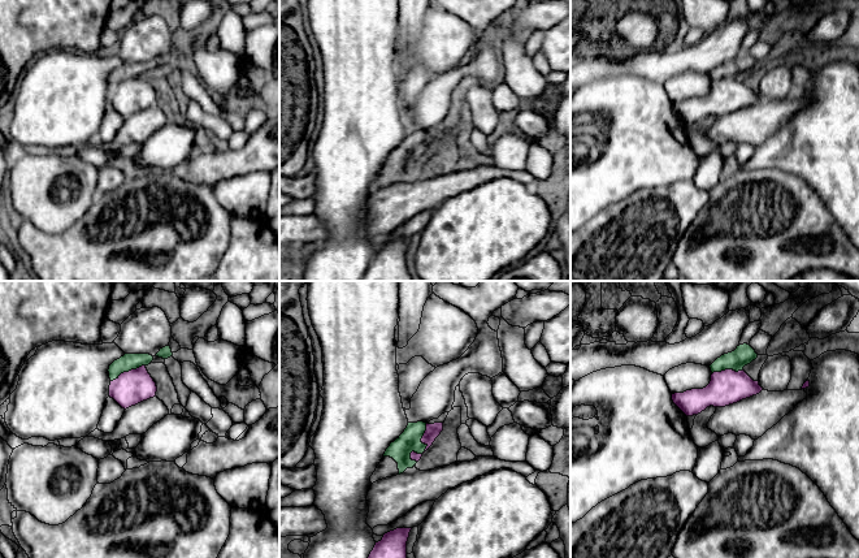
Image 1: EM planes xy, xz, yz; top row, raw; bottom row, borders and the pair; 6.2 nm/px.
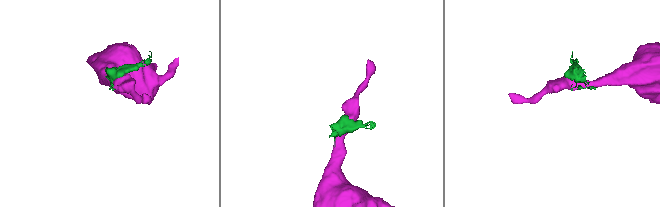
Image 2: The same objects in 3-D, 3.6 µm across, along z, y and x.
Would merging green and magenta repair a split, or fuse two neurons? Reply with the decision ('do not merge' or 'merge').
do not merge

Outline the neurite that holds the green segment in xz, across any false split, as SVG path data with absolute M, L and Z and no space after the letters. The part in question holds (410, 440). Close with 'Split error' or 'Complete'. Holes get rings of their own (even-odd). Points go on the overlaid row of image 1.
M408 423L404 432L390 444L386 449L383 458L370 476L370 483L396 476L403 473L407 468L413 468L416 460L411 459L411 453L422 454L428 445L421 442L426 431L426 423Z. Split error

